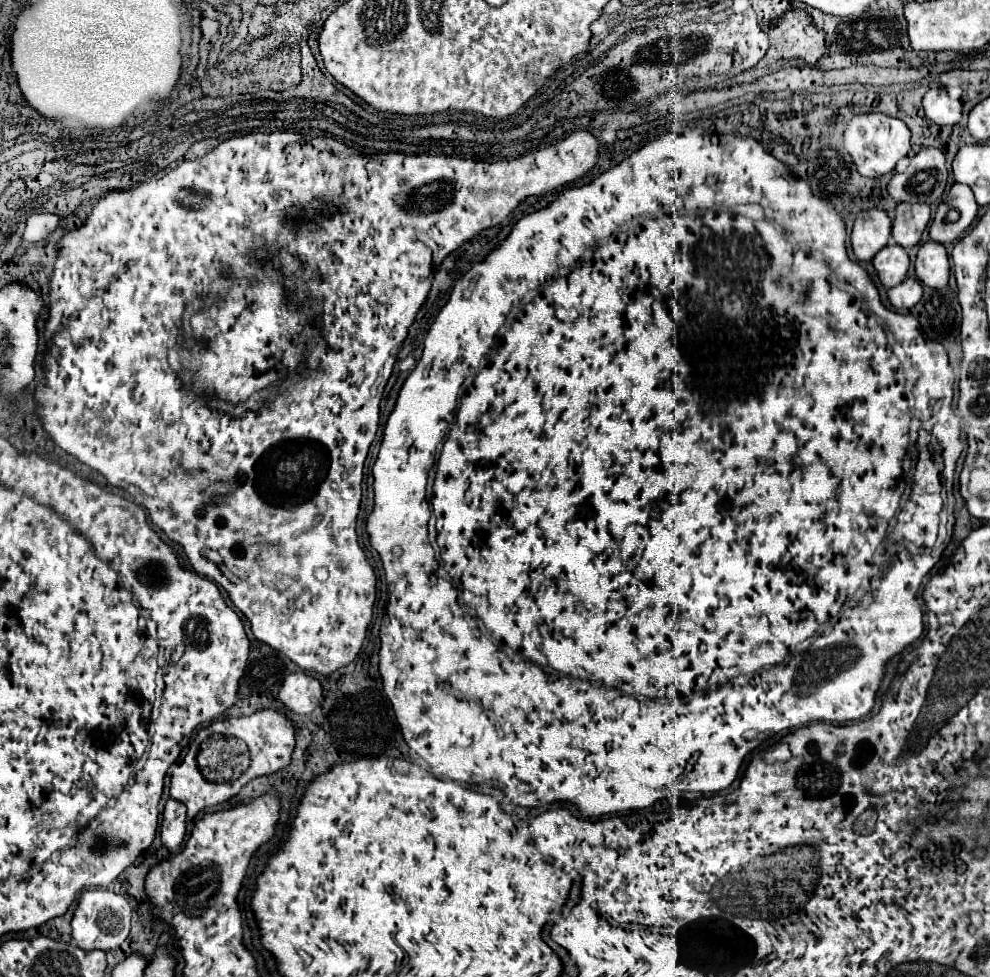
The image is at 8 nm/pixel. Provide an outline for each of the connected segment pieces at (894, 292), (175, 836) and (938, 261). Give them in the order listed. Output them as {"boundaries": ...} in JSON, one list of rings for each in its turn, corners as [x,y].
{"boundaries":[[[[905,279],[903,283],[895,285],[895,289],[891,287],[887,291],[887,295],[889,295],[889,301],[895,309],[909,309],[921,299],[923,285],[917,279]]],[[[169,799],[163,809],[163,823],[161,823],[161,841],[167,849],[179,849],[185,837],[187,827],[187,809],[183,803]]],[[[927,241],[919,247],[917,259],[915,259],[915,271],[917,279],[927,285],[941,289],[949,281],[949,255],[947,249],[941,243]]]]}

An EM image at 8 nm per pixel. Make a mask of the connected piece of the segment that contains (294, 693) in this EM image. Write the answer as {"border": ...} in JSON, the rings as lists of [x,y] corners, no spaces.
{"border":[[[305,671],[291,673],[291,675],[285,677],[285,681],[279,689],[279,699],[283,701],[283,705],[289,711],[307,715],[315,707],[319,707],[319,703],[323,701],[321,683]]]}

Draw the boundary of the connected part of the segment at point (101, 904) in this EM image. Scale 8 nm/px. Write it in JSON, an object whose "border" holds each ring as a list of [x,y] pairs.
{"border":[[[89,889],[79,897],[71,927],[73,927],[73,943],[77,947],[81,947],[83,951],[117,949],[129,935],[131,905],[119,893],[113,893],[113,891],[107,891],[107,889]]]}

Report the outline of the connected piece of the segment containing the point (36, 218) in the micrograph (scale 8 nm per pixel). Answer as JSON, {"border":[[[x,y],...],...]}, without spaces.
{"border":[[[37,213],[31,215],[25,223],[25,231],[21,235],[21,239],[25,243],[35,243],[35,241],[43,241],[49,233],[55,231],[55,227],[59,225],[59,217],[51,215],[51,213]]]}

